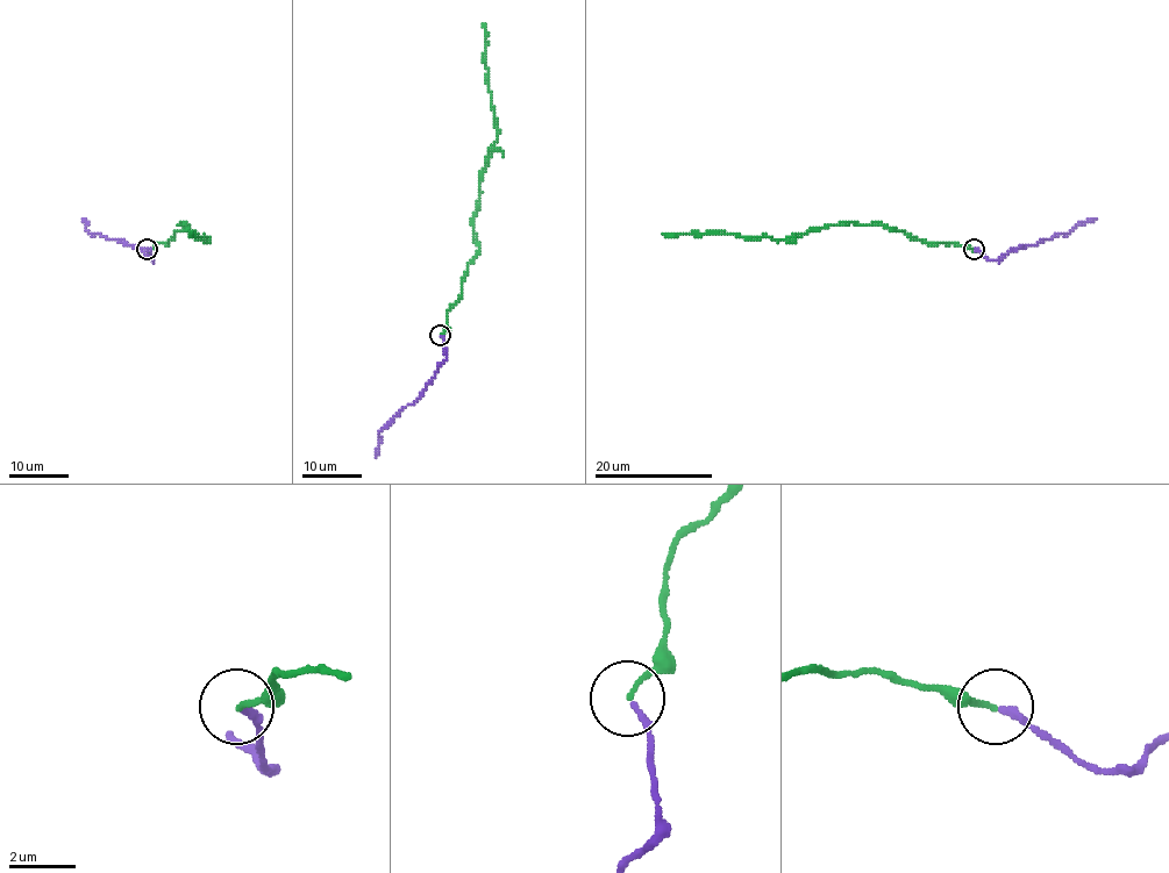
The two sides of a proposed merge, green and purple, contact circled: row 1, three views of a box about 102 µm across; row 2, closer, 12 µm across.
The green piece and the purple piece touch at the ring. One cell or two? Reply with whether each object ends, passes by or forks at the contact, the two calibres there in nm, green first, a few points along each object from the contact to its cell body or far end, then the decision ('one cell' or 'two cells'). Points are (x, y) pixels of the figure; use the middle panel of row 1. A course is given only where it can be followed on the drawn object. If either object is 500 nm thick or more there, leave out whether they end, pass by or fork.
green ends | purple ends | 150/200 nm | green via (440, 336), (447, 324), (447, 309), (478, 250), (471, 217), (479, 195), (479, 173), (498, 138), (483, 24) | purple via (441, 336), (446, 359), (421, 394), (379, 434), (375, 457) | one cell

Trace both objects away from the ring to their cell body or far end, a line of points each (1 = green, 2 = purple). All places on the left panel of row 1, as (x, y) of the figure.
1: (147, 249), (154, 243), (166, 244), (185, 228), (178, 224), (183, 222), (205, 238), (194, 231), (190, 234)
2: (148, 249), (152, 260), (140, 248), (92, 234), (82, 220)

